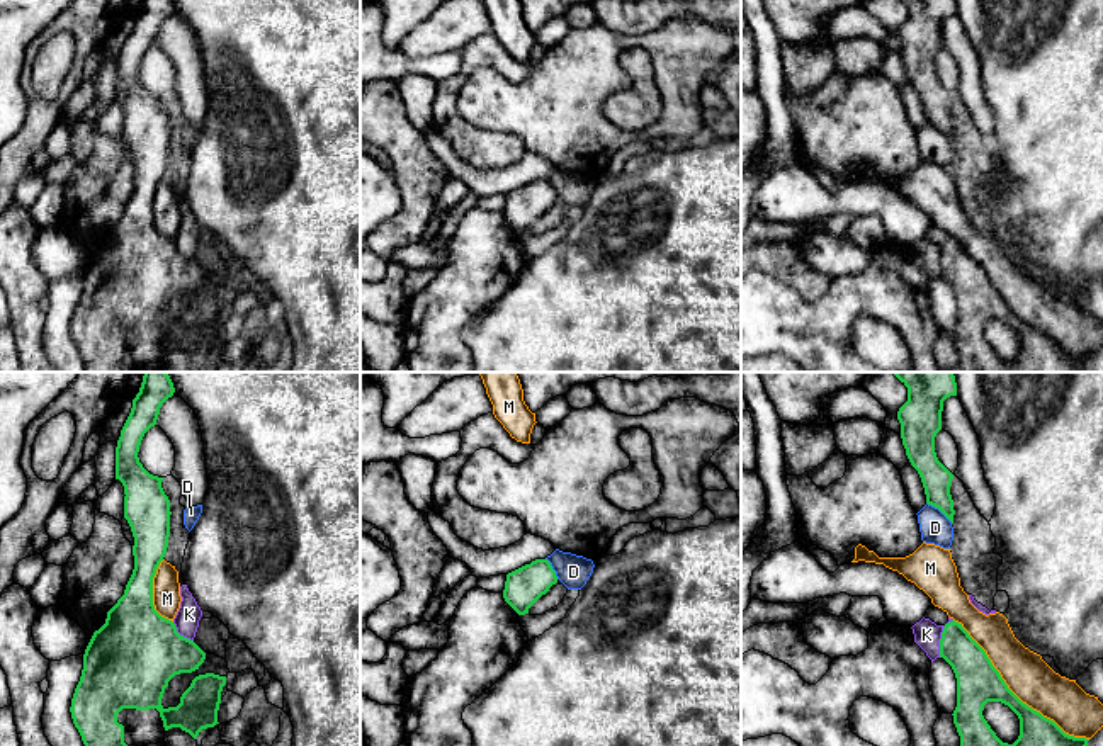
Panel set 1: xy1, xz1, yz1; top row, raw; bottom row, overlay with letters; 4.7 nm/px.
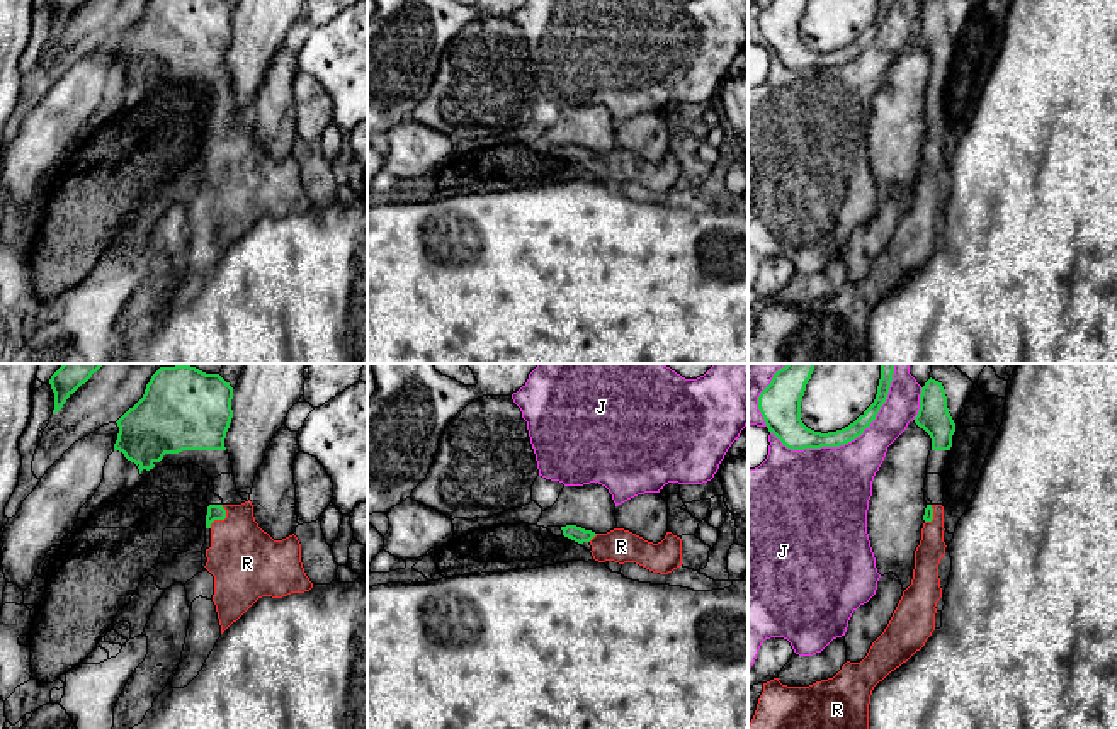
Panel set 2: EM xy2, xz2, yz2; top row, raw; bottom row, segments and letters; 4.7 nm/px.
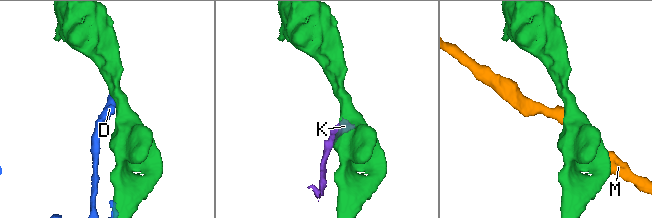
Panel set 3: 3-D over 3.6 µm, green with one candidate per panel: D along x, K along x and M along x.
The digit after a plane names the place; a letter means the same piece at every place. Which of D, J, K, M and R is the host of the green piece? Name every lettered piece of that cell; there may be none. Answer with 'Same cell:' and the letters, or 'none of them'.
Same cell: R

